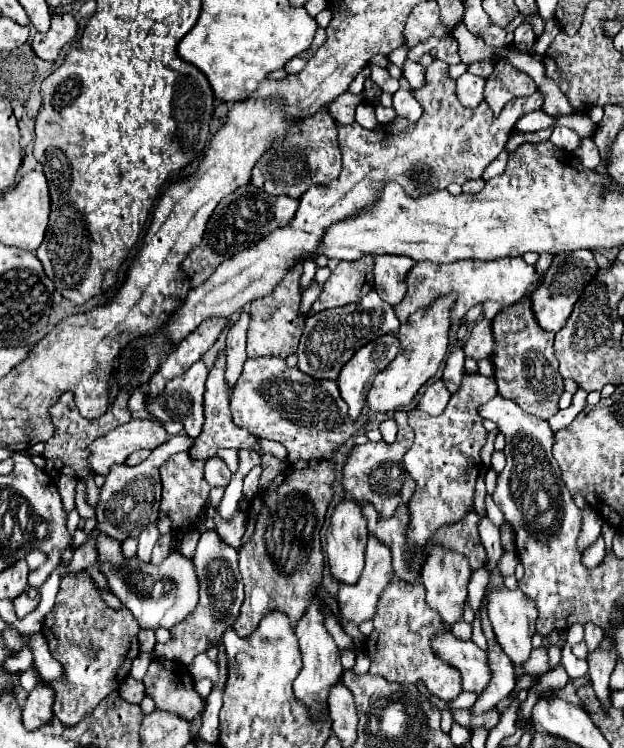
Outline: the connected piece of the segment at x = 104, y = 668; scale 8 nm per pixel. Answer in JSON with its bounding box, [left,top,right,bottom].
[43,571,139,725]

